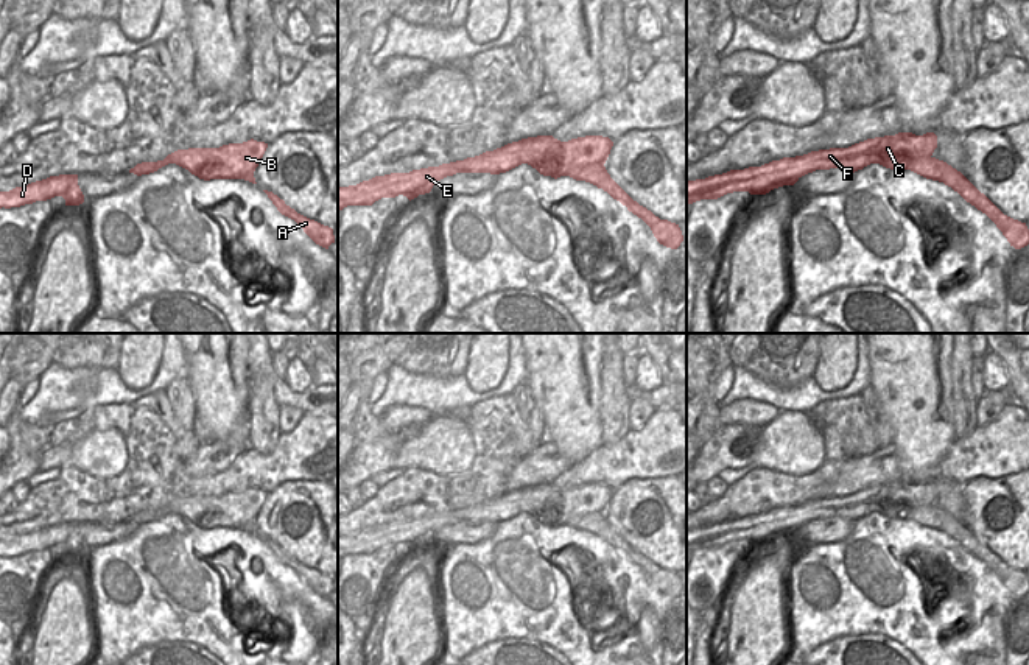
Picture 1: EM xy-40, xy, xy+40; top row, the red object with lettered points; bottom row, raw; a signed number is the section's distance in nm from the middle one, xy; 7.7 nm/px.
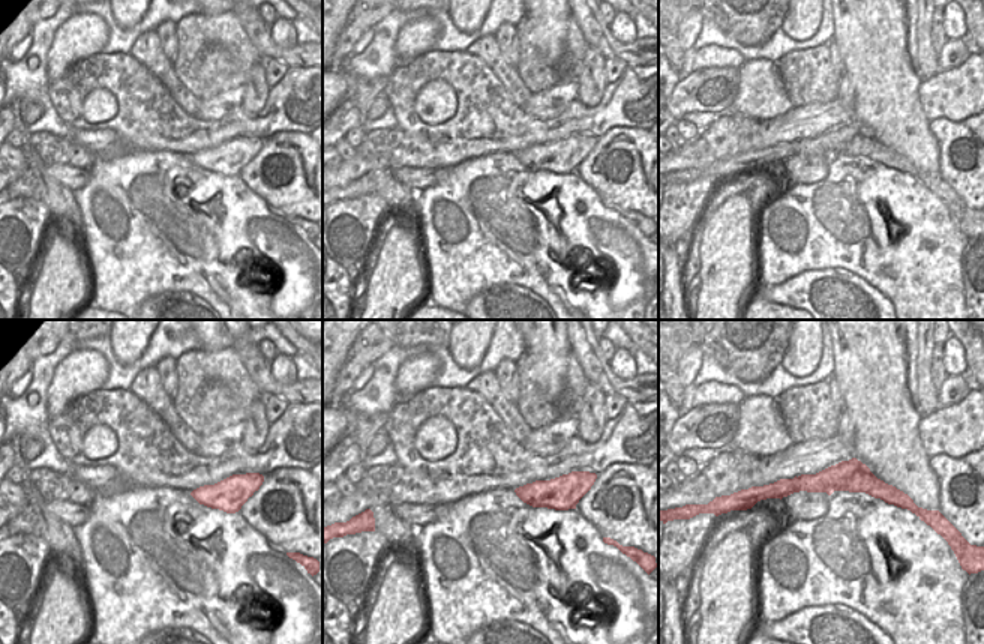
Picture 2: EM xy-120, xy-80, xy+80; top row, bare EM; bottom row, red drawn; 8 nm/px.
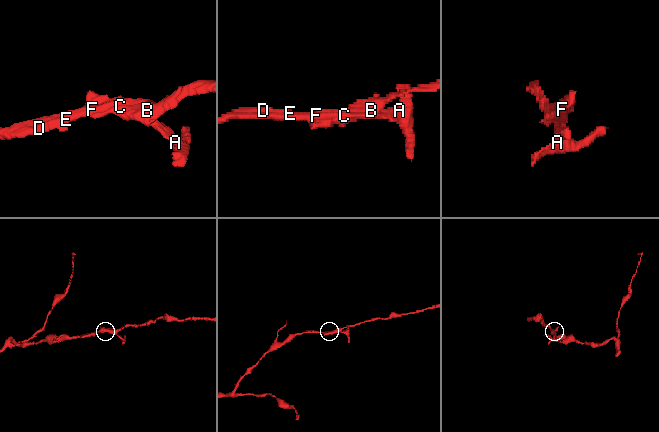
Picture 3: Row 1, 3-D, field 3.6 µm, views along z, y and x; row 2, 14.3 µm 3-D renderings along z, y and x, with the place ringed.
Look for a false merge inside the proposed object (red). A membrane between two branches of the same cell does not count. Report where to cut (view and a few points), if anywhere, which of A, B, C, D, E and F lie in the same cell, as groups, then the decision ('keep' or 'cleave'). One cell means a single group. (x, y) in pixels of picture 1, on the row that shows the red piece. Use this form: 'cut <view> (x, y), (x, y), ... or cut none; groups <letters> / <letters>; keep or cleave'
cut xy+40 (959, 172), (951, 187); groups A / B C D E F; cleave

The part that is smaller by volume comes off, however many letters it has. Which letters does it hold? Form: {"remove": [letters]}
{"remove": ["A"]}

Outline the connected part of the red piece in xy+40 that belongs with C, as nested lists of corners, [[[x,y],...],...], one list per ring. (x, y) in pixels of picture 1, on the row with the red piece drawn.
[[[898,132],[867,139],[848,148],[830,148],[811,151],[803,156],[783,157],[761,167],[730,170],[722,174],[708,176],[687,182],[687,204],[701,199],[718,199],[733,192],[766,195],[783,185],[794,185],[802,176],[816,170],[841,168],[852,173],[870,164],[880,164],[890,170],[911,170],[926,179],[957,185],[957,170],[932,156],[937,148],[937,135],[926,132]]]

